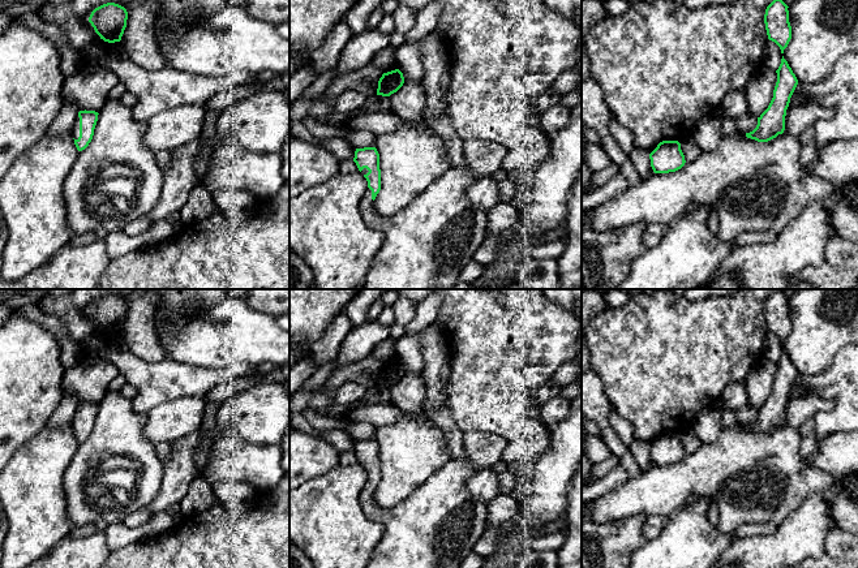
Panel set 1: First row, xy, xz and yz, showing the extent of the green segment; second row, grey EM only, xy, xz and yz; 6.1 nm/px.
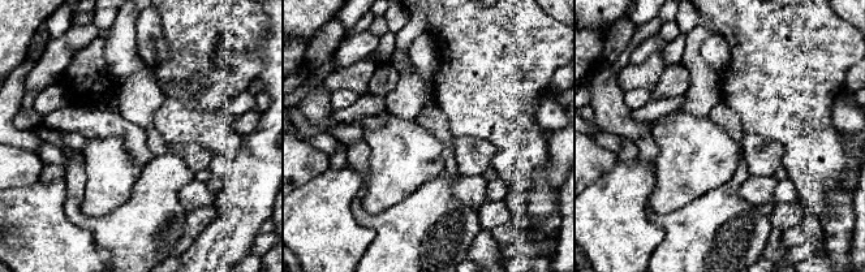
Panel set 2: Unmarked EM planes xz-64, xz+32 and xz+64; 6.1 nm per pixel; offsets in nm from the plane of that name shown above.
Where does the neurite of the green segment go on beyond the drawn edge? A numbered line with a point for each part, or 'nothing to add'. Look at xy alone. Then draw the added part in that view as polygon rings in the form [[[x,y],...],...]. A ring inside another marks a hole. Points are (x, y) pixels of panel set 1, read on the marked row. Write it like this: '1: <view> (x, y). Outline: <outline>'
1: xy (76, 127). Outline: [[[78,116],[74,120],[72,135],[73,135],[74,139],[78,139],[78,137],[80,137],[80,117]]]

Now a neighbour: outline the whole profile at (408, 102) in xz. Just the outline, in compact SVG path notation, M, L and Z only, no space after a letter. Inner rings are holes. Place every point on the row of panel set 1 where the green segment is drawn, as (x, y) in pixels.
M424 78L404 81L403 86L390 96L391 112L407 121L424 119L426 106L426 90Z

